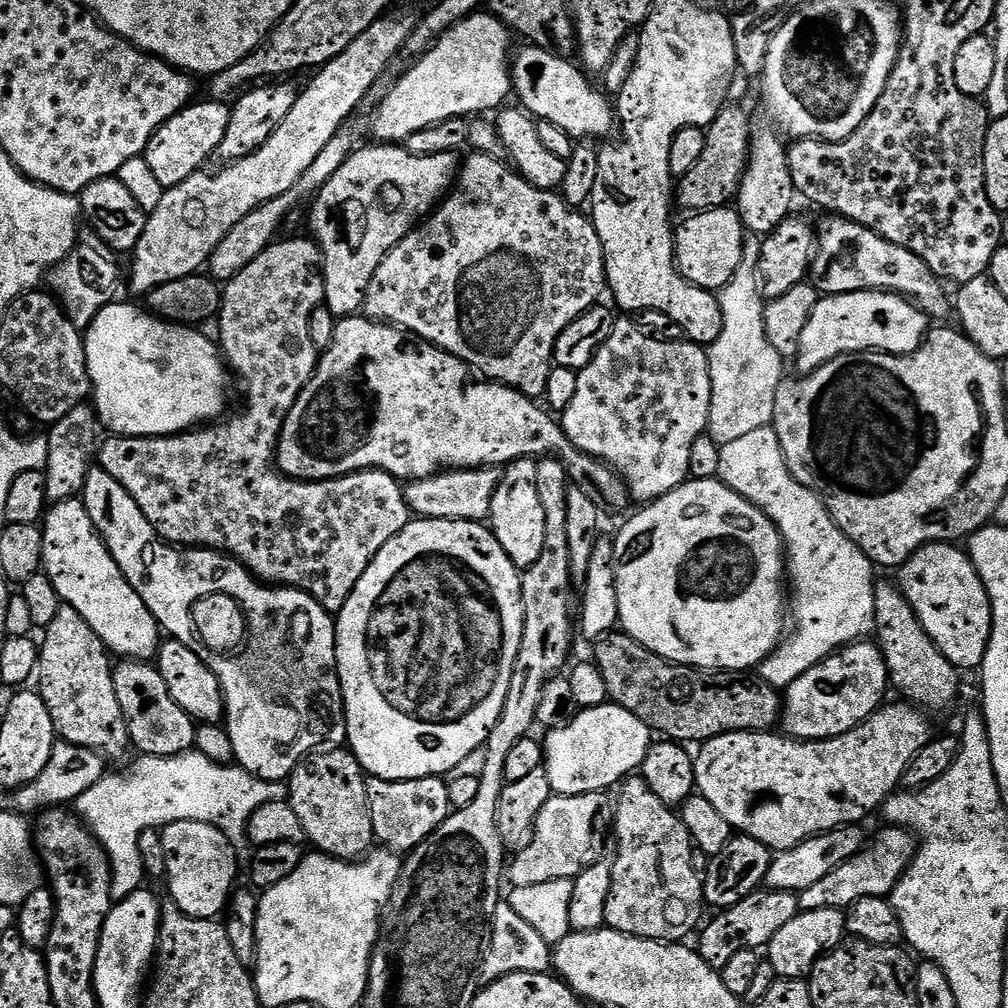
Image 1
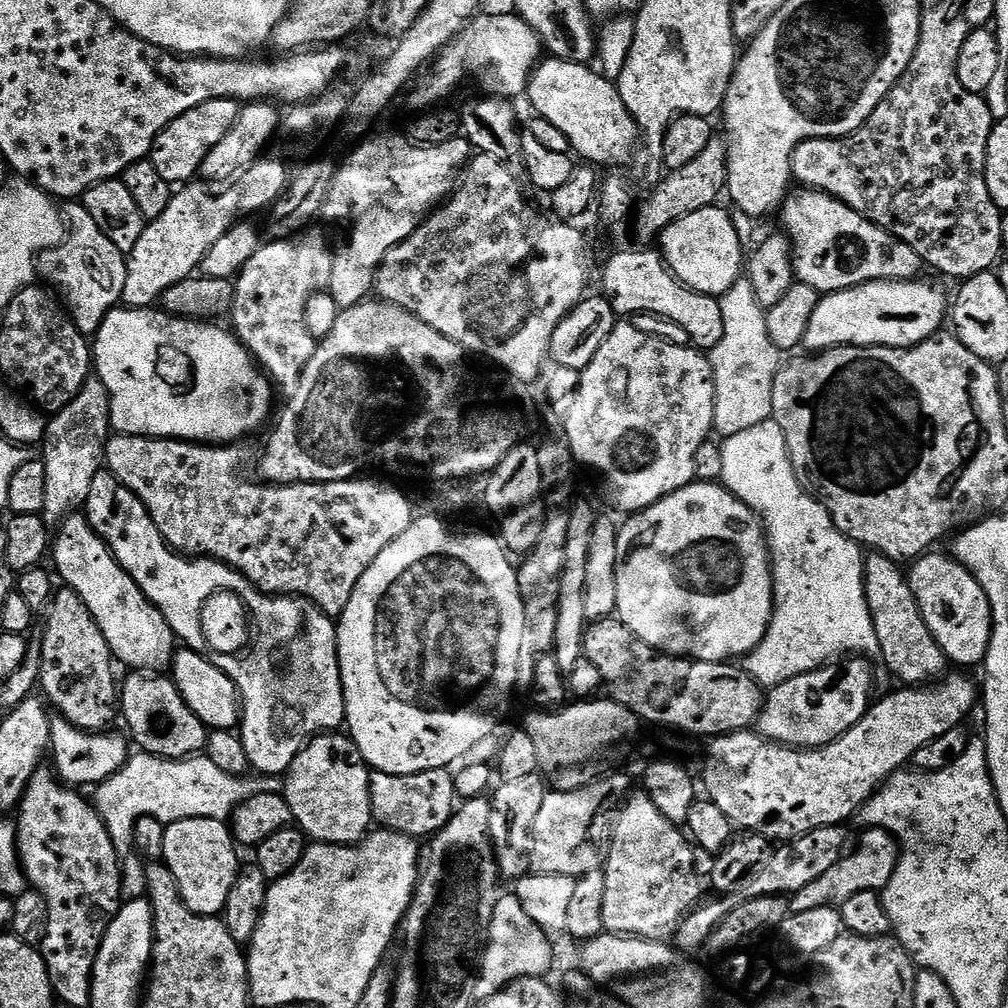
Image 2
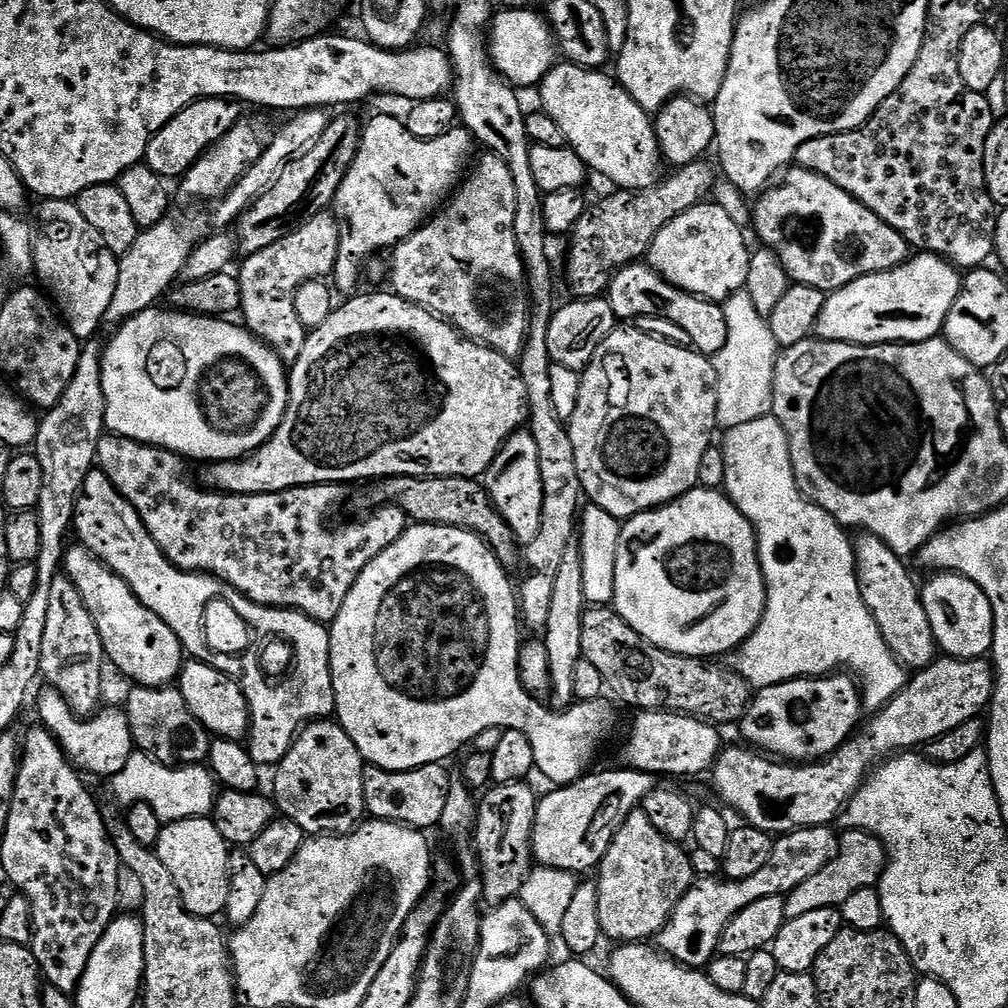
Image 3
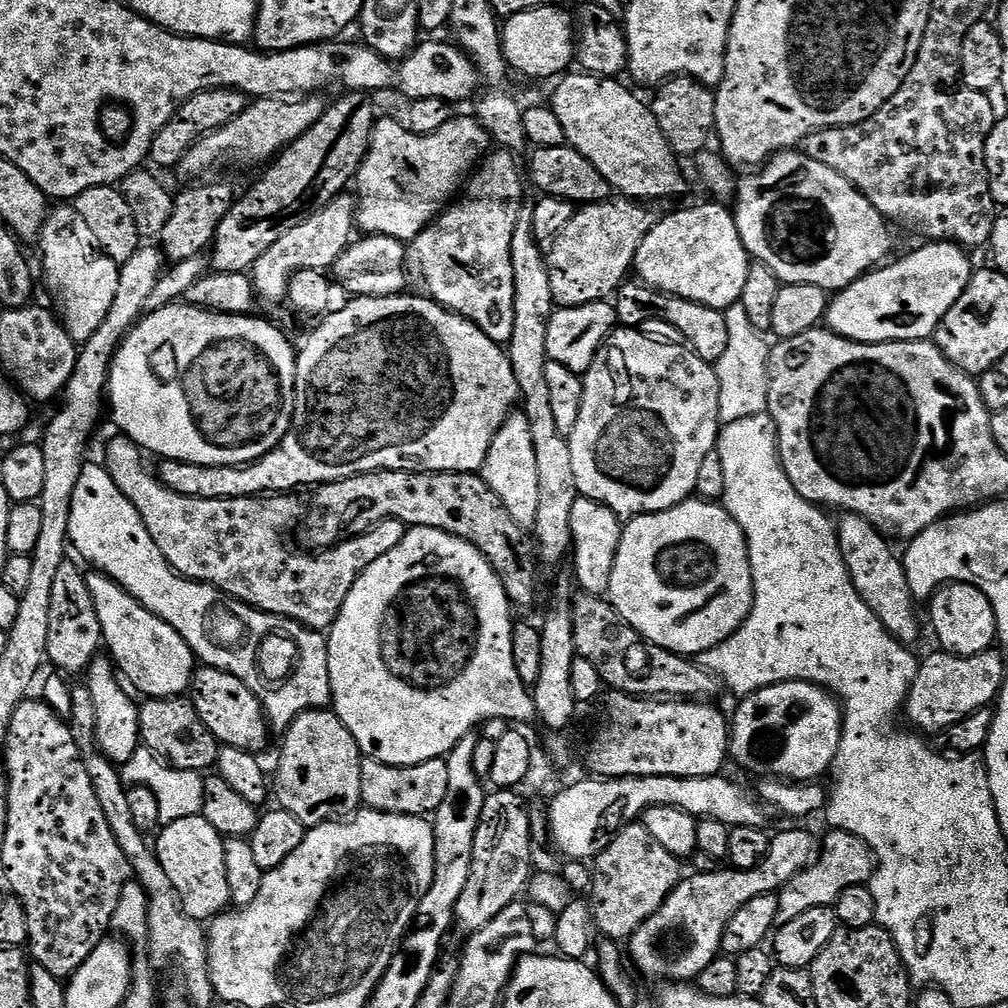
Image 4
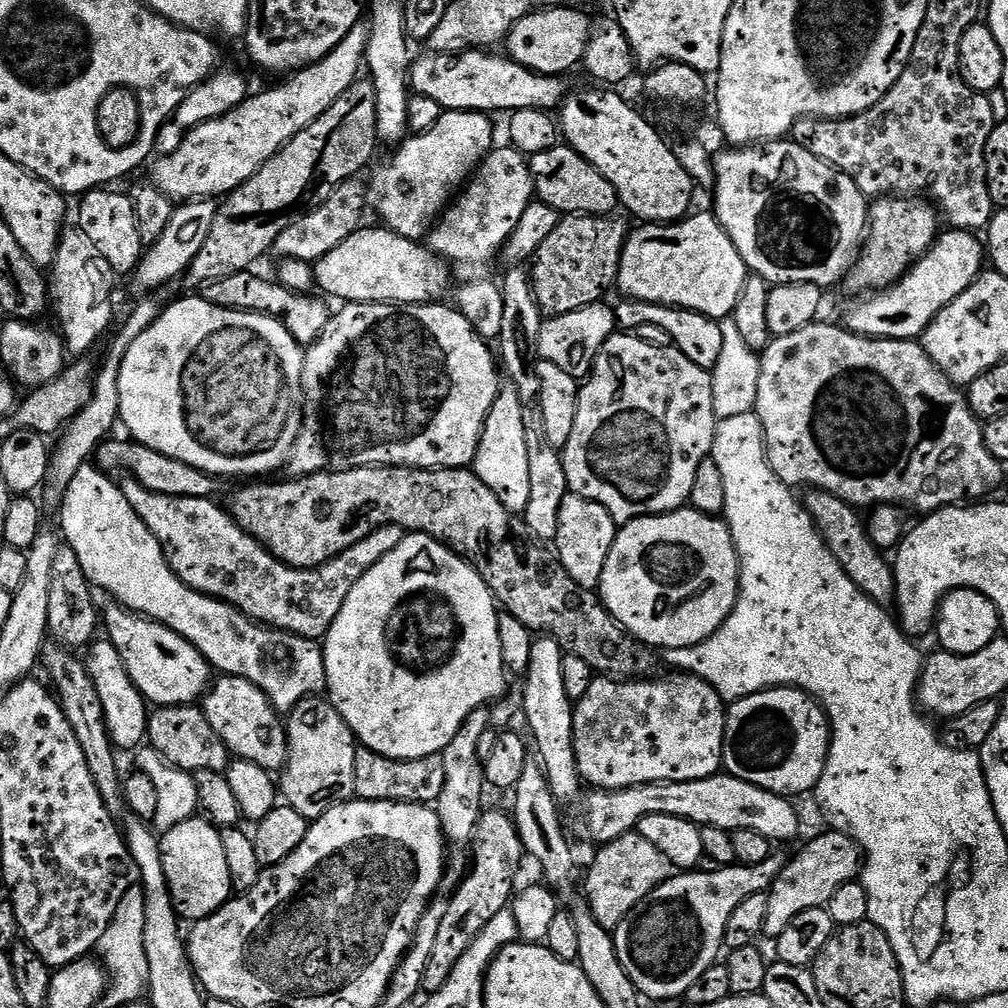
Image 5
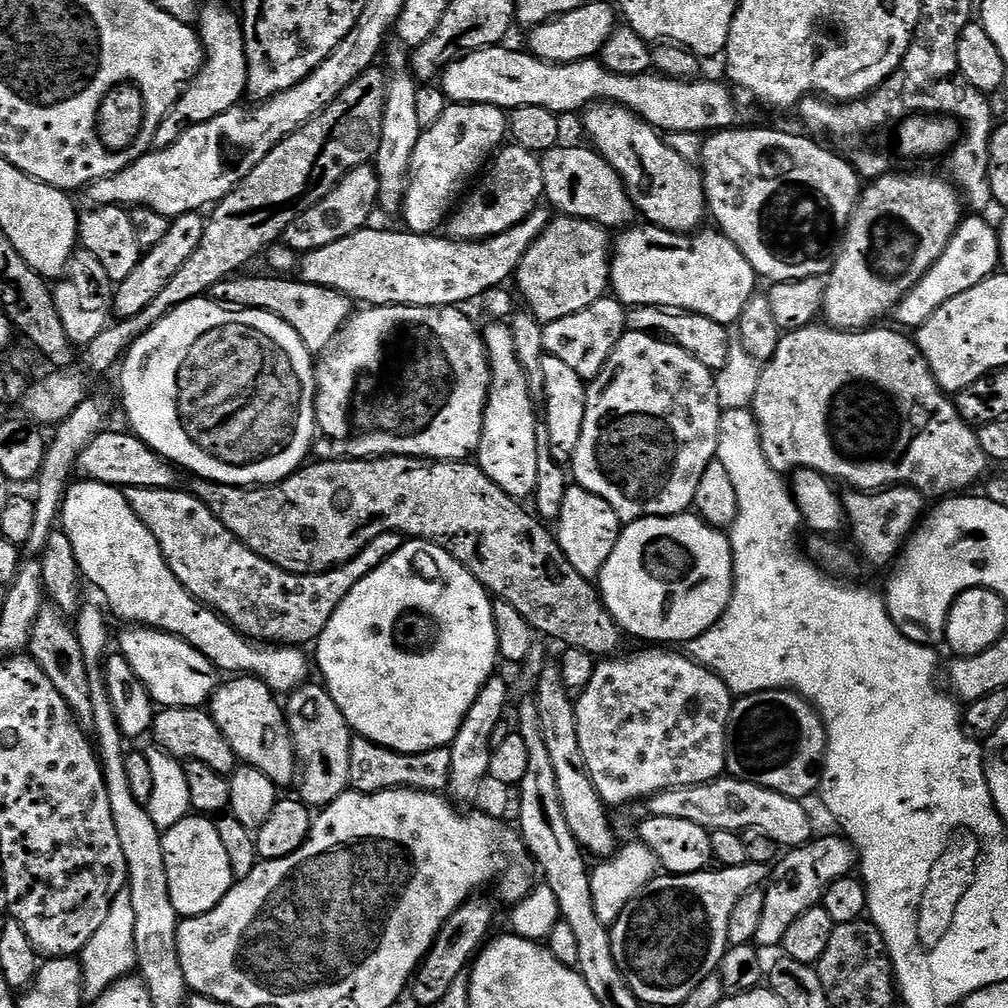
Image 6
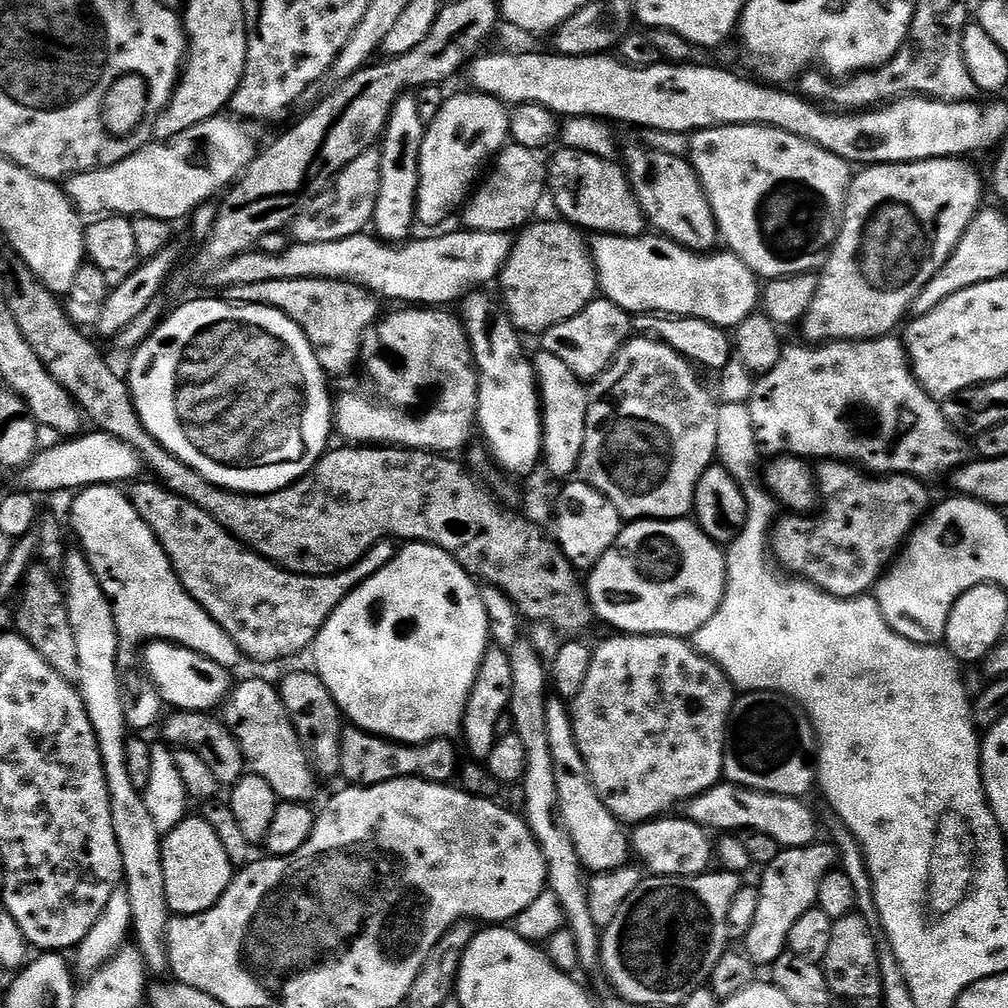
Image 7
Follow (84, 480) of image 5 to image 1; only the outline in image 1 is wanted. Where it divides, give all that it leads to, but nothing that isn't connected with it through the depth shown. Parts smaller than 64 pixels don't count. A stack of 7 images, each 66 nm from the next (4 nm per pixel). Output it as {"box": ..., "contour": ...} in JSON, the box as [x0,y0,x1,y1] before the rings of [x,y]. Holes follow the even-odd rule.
{"box":[82,467,347,782],"contour":[[[93,467],[84,483],[82,499],[114,562],[118,562],[130,586],[138,590],[161,629],[194,650],[218,678],[224,692],[226,727],[239,767],[260,780],[284,782],[301,760],[325,746],[340,746],[347,741],[344,695],[336,672],[333,613],[298,588],[265,586],[240,561],[215,548],[185,547],[181,551],[169,544],[146,522],[146,514],[142,514],[138,502],[105,468]]]}

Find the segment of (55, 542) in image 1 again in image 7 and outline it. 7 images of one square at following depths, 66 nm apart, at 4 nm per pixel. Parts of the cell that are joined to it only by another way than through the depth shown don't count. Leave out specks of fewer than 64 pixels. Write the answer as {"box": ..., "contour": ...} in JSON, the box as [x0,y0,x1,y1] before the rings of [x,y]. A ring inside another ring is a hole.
{"box":[143,640,234,712],"contour":[[[154,640],[143,652],[143,671],[152,679],[154,686],[160,691],[161,701],[167,707],[169,704],[169,709],[181,712],[212,712],[223,705],[234,687],[233,673],[229,669],[194,650],[181,648],[179,644],[171,644],[168,640]]]}

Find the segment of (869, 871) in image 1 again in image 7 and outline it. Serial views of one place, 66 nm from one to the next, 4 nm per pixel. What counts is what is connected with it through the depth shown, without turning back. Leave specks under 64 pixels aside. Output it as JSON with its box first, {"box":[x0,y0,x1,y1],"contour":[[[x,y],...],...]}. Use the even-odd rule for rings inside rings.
{"box":[742,842,838,966],"contour":[[[813,842],[807,848],[786,848],[780,851],[778,858],[763,869],[764,877],[758,881],[760,901],[758,914],[750,930],[742,937],[743,951],[758,966],[771,966],[787,949],[790,930],[806,910],[816,907],[818,886],[822,878],[833,871],[838,864],[838,853],[831,843]]]}

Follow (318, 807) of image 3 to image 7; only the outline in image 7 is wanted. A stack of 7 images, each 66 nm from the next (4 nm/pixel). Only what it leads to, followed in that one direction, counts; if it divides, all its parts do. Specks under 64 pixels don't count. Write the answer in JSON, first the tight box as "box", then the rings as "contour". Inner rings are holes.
{"box":[279,671,342,776],"contour":[[[315,671],[292,672],[284,681],[279,681],[280,697],[288,711],[288,717],[296,727],[296,733],[308,750],[308,755],[319,775],[336,776],[340,771],[340,733],[342,731],[342,713],[334,702],[330,690]]]}

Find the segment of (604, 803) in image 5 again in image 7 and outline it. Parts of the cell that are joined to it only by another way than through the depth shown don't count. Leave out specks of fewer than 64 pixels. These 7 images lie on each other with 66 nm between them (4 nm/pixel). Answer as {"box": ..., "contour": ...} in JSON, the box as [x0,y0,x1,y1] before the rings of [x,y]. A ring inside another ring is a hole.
{"box":[682,782,818,849],"contour":[[[721,782],[687,801],[682,812],[687,819],[705,830],[717,828],[720,834],[736,834],[746,828],[762,830],[762,834],[770,834],[770,838],[774,838],[781,849],[807,848],[817,839],[818,816],[816,820],[815,814],[804,803],[803,799],[794,796],[771,796],[768,792],[755,792],[740,788],[737,784]]]}

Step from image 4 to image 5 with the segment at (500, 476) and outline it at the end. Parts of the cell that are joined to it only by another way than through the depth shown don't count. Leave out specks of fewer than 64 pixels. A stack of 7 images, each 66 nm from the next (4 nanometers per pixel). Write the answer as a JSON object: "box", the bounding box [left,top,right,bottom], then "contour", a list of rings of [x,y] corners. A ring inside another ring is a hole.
{"box":[474,386,533,514],"contour":[[[504,386],[496,399],[492,412],[488,415],[488,422],[484,427],[484,434],[480,439],[480,450],[476,455],[474,471],[476,477],[511,510],[523,514],[528,510],[530,502],[530,476],[533,441],[528,441],[528,416],[524,413],[526,401],[512,386]]]}

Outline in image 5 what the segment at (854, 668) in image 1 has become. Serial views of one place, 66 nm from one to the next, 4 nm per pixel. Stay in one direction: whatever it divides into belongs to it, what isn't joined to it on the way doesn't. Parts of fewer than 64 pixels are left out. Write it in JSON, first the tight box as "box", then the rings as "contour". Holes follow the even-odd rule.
{"box":[722,686,832,798],"contour":[[[787,686],[766,688],[763,692],[755,692],[741,700],[731,701],[727,705],[726,715],[728,717],[728,725],[724,727],[724,763],[722,768],[727,775],[733,776],[734,778],[742,778],[742,782],[750,782],[762,790],[789,798],[797,798],[796,796],[802,795],[803,792],[811,793],[815,789],[816,783],[820,781],[822,774],[826,770],[828,751],[832,745],[832,726],[829,724],[828,716],[824,713],[824,707],[820,705],[819,700],[809,696],[801,688],[790,688]]]}

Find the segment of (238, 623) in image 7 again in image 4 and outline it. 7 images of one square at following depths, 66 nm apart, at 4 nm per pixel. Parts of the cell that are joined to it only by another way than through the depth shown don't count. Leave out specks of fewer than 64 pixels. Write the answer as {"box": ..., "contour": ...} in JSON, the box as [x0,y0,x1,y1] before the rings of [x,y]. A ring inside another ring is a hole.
{"box":[102,434,406,632],"contour":[[[116,434],[102,463],[110,478],[114,478],[114,486],[138,510],[146,530],[150,530],[150,538],[154,538],[154,546],[162,550],[168,565],[187,580],[214,586],[251,608],[290,618],[316,632],[331,629],[354,582],[382,554],[390,554],[406,531],[401,520],[384,520],[363,536],[344,540],[335,548],[315,554],[308,550],[295,552],[284,541],[284,531],[306,511],[296,497],[299,495],[247,496],[237,500],[186,498],[186,494],[174,494],[166,487],[159,475],[148,469],[147,459],[144,449],[138,448],[129,436]]]}

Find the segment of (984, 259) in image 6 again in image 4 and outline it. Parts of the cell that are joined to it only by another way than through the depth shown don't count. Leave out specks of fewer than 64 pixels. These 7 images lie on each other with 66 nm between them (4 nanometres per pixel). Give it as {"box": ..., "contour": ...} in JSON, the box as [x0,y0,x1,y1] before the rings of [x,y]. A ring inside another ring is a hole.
{"box":[827,242,974,344],"contour":[[[924,242],[921,245],[917,252],[902,257],[897,264],[877,267],[868,275],[855,280],[850,287],[835,293],[828,305],[827,327],[859,344],[885,344],[891,340],[928,340],[935,337],[942,318],[948,313],[950,306],[954,306],[958,298],[962,298],[966,286],[971,282],[974,265],[968,257],[971,255],[958,244]]]}

